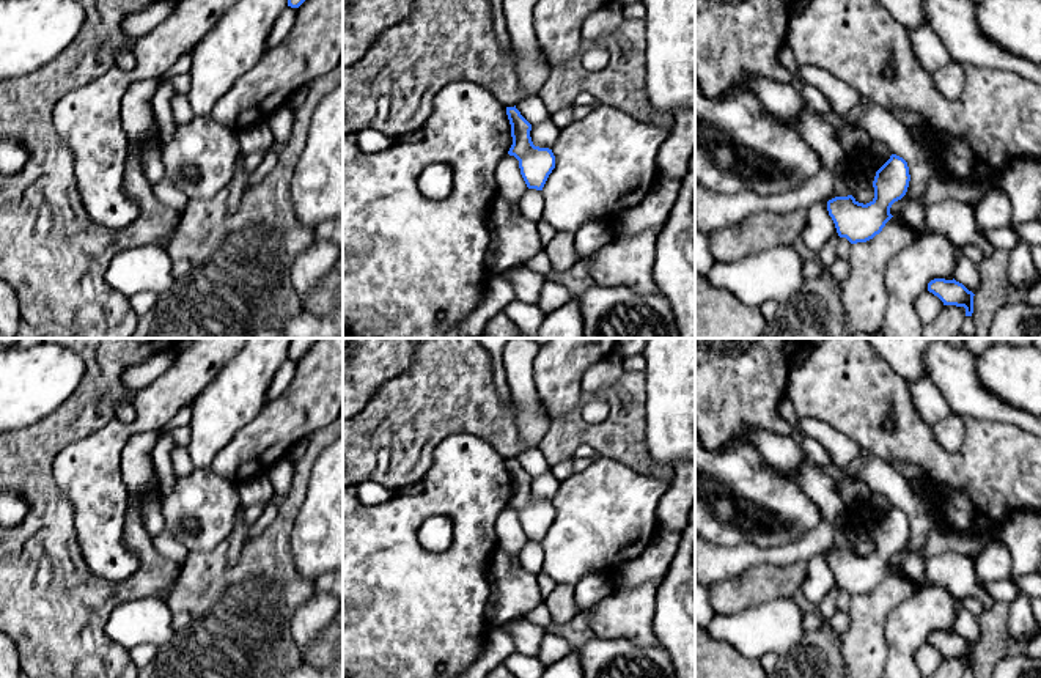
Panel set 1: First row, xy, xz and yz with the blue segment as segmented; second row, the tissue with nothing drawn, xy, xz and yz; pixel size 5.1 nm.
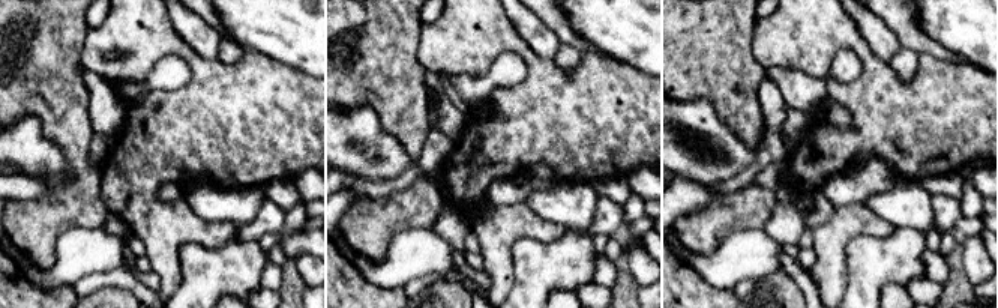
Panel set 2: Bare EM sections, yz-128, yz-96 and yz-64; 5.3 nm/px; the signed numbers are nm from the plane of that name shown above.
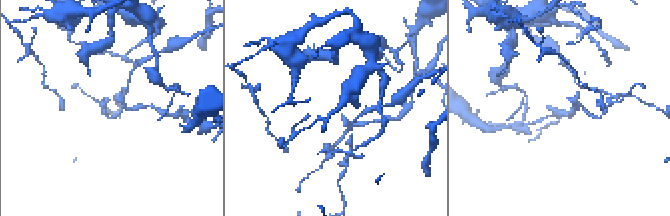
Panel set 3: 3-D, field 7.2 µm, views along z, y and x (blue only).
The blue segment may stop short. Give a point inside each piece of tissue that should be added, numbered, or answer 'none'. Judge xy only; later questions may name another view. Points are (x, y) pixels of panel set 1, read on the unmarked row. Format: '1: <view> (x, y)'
none

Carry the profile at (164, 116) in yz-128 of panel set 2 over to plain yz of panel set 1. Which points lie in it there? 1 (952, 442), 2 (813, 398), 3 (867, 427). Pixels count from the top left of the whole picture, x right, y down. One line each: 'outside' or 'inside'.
1: outside
2: inside
3: inside

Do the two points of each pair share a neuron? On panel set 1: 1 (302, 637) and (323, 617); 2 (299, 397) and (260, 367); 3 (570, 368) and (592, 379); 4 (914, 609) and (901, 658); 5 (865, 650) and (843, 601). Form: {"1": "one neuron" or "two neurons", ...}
{"1": "one neuron", "2": "two neurons", "3": "two neurons", "4": "one neuron", "5": "two neurons"}

